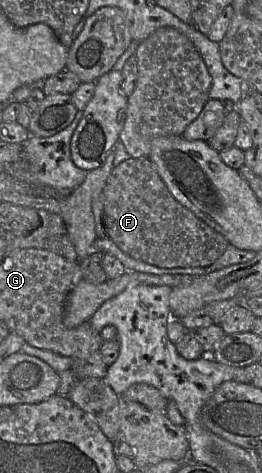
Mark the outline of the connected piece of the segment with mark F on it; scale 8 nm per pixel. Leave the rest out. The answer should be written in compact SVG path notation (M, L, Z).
M129 158L116 165L102 192L107 236L126 254L162 268L205 267L230 245L219 232L180 204L149 158Z

